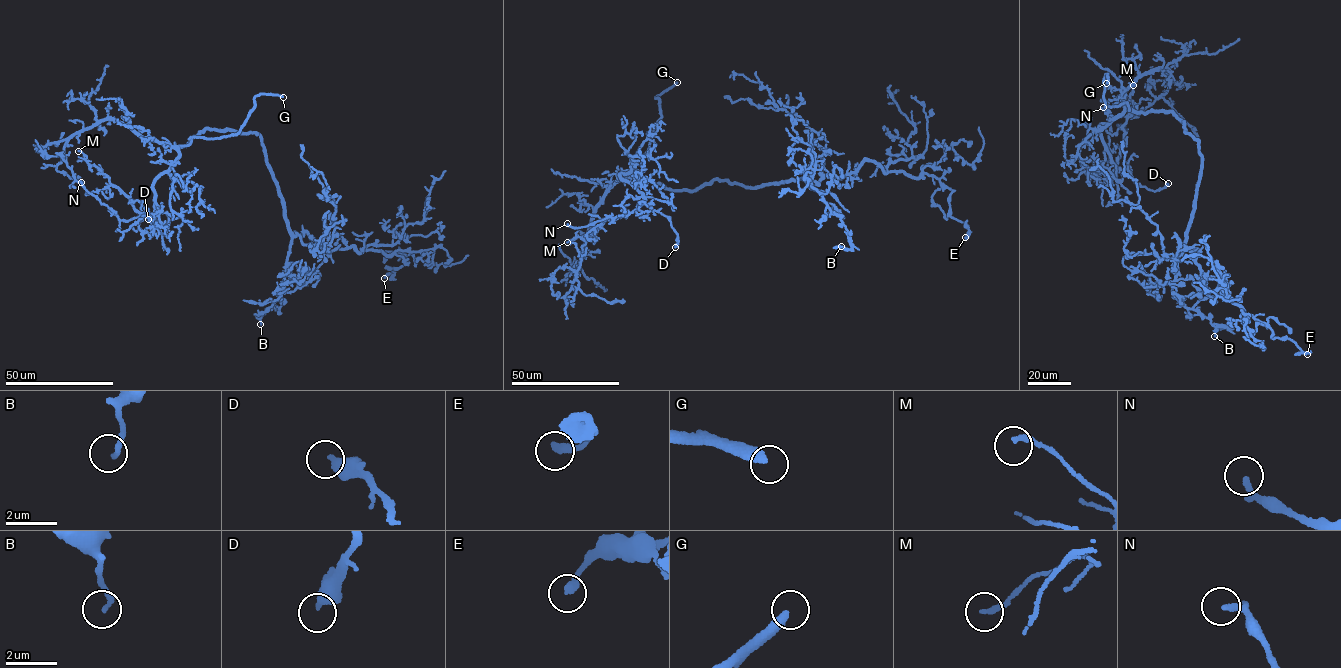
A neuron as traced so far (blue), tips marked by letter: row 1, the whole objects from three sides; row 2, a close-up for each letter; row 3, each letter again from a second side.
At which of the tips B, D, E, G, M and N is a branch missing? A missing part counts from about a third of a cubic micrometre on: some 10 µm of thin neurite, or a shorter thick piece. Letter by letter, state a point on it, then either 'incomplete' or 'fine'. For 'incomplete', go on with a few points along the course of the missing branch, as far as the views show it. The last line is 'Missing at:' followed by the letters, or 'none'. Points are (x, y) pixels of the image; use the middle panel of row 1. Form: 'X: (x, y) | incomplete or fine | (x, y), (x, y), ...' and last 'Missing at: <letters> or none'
B: (841, 246) | fine
D: (675, 247) | fine
E: (965, 237) | fine
G: (677, 82) | incomplete
M: (567, 242) | fine
N: (567, 223) | fine
Missing at: G

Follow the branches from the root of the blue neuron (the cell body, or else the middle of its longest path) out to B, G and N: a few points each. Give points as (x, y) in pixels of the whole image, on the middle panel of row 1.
B: (749, 186), (755, 188), (805, 179), (845, 226), (852, 248), (841, 246)
G: (749, 186), (718, 179), (696, 189), (672, 191), (638, 177), (661, 116), (655, 98), (677, 82)
N: (749, 186), (718, 179), (672, 191), (631, 171), (620, 175), (642, 193), (638, 207), (585, 226), (567, 223)

